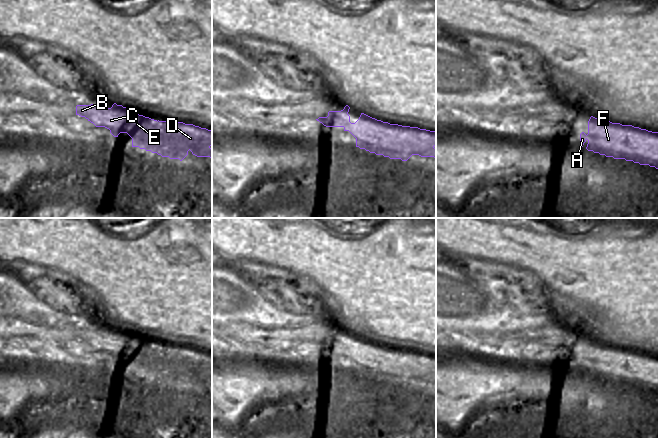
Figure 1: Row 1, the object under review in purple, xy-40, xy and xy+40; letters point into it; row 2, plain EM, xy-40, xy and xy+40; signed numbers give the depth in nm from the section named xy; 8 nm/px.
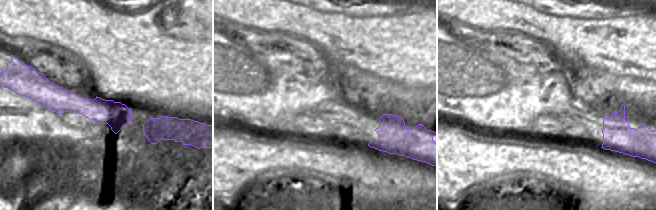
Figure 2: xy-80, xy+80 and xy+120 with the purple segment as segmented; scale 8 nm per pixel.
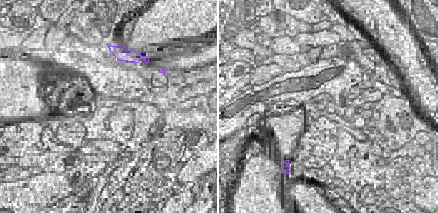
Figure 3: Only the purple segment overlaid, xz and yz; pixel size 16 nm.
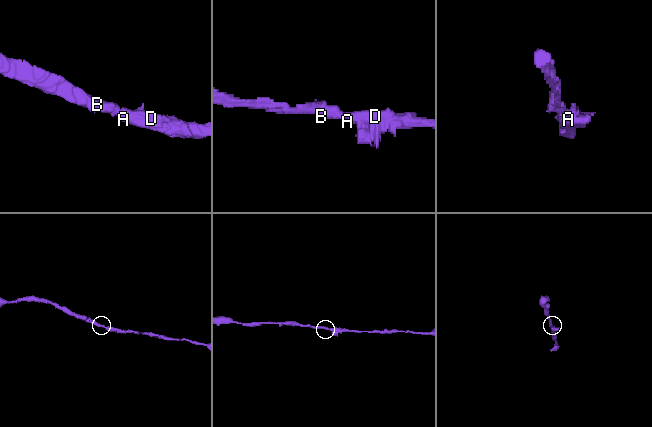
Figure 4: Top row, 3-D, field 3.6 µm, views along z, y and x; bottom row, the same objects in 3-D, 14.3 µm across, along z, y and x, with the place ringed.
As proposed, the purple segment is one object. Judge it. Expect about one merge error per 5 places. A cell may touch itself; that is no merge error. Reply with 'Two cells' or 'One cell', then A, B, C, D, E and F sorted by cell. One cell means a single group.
One cell. Groups: A B C D E F

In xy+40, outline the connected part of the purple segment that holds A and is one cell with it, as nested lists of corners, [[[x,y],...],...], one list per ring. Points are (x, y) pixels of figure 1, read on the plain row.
[[[591,340],[588,358],[580,358],[580,371],[586,365],[588,375],[658,393],[658,356]]]

